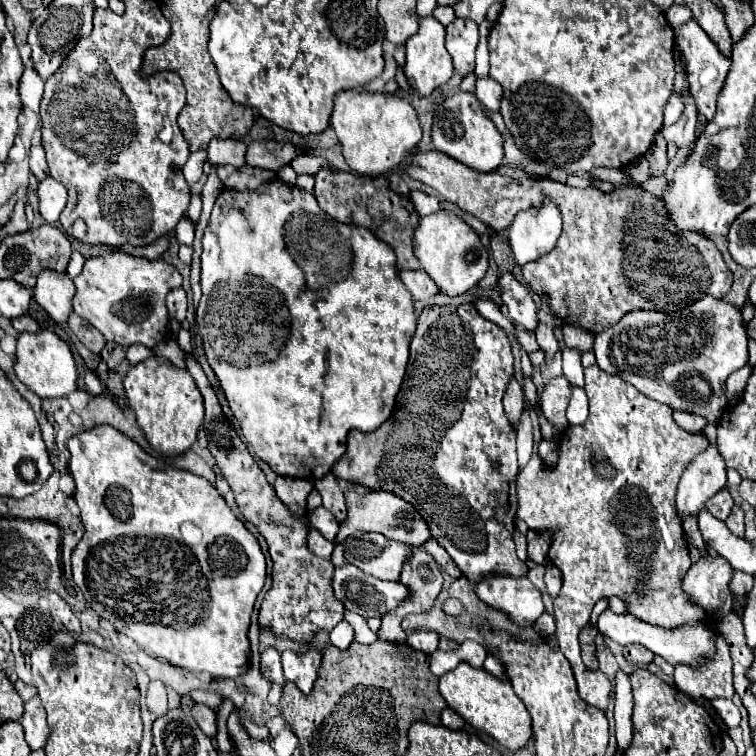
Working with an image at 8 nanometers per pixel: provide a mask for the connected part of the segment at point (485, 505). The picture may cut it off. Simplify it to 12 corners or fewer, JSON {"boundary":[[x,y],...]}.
{"boundary":[[427,306],[337,478],[411,502],[463,576],[515,554],[511,342]]}

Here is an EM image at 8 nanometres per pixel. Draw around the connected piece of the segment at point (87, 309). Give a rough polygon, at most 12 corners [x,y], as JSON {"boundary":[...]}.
{"boundary":[[85,262],[73,310],[115,346],[169,334],[173,264]]}

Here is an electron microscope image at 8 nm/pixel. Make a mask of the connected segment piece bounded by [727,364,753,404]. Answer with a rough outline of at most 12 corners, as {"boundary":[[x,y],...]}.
{"boundary":[[745,364],[727,378],[727,398],[735,404],[753,368]]}

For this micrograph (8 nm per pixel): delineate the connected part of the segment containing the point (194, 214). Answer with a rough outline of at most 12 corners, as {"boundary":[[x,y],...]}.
{"boundary":[[191,196],[187,220],[197,224],[201,216],[201,198]]}

